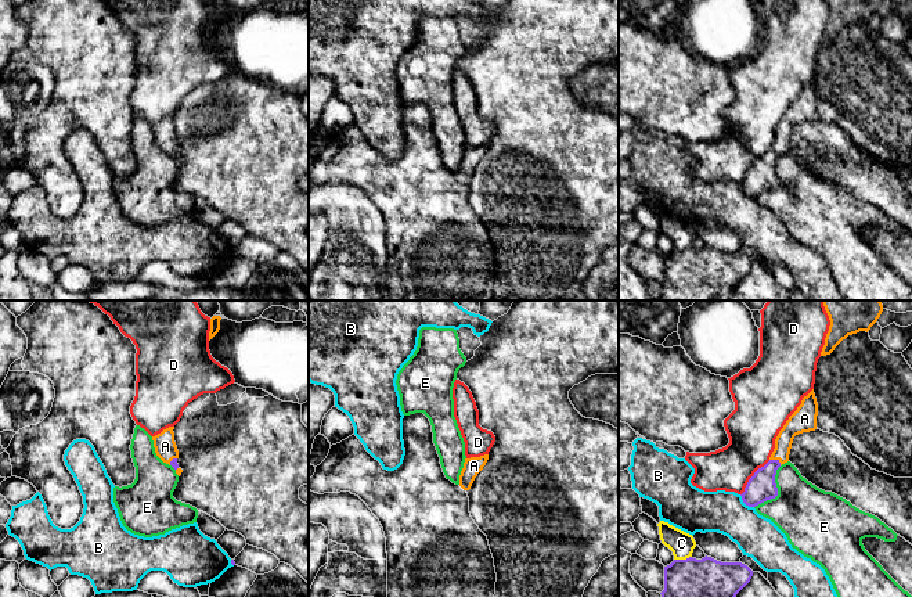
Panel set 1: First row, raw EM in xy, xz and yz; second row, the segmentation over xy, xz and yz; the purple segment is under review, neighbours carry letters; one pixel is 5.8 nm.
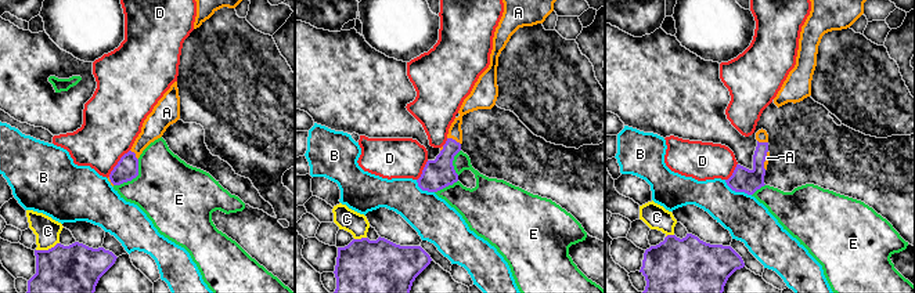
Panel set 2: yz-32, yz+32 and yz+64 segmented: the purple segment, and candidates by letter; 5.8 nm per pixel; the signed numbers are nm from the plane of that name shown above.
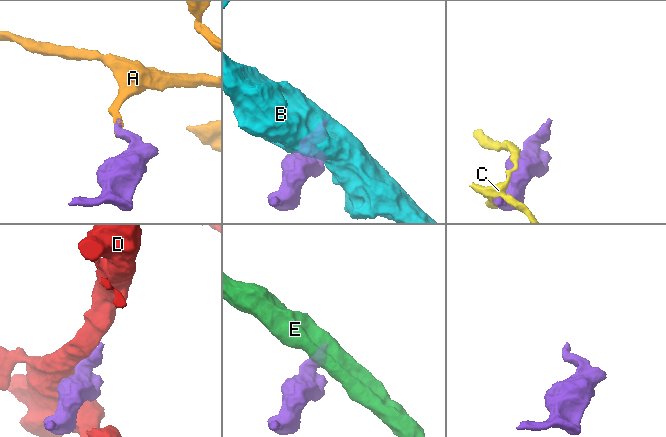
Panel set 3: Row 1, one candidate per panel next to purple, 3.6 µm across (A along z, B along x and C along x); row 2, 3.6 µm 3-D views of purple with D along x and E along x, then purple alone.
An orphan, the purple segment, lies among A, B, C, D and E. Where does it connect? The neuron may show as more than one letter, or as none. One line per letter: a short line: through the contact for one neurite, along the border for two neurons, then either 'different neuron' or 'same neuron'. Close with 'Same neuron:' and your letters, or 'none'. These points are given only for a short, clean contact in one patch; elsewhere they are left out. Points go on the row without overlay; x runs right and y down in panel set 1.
A: line yz (761, 176), (765, 164), (775, 150), (796, 114); same neuron
B: different neuron
C: different neuron
D: different neuron
E: line yz (781, 155), (775, 164), (777, 184), (754, 197); different neuron
Same neuron: A

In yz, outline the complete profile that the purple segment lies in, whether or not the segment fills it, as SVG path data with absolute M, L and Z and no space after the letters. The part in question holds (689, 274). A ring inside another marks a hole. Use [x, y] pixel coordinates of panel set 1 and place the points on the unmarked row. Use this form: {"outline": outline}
{"outline": "M711 247L674 249L664 256L664 280L659 301L731 301L736 284L750 271L753 260L742 252L721 252Z"}

